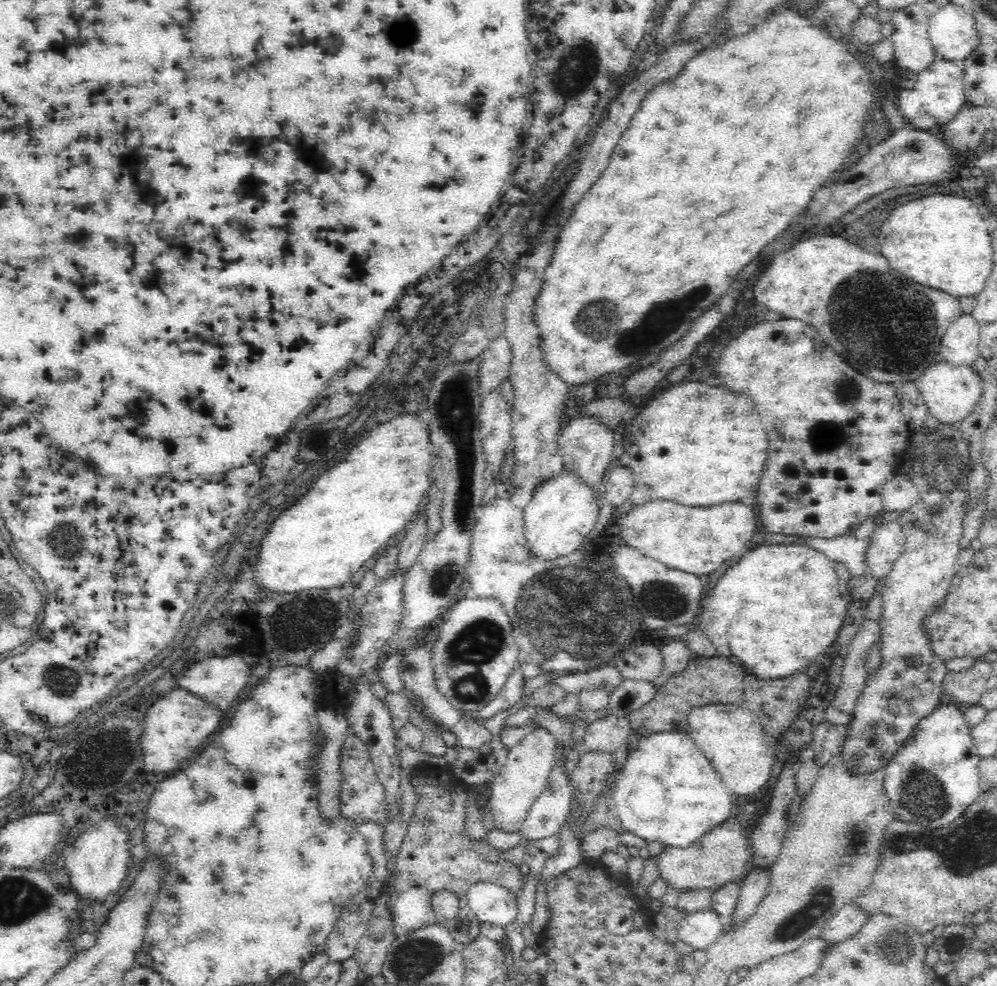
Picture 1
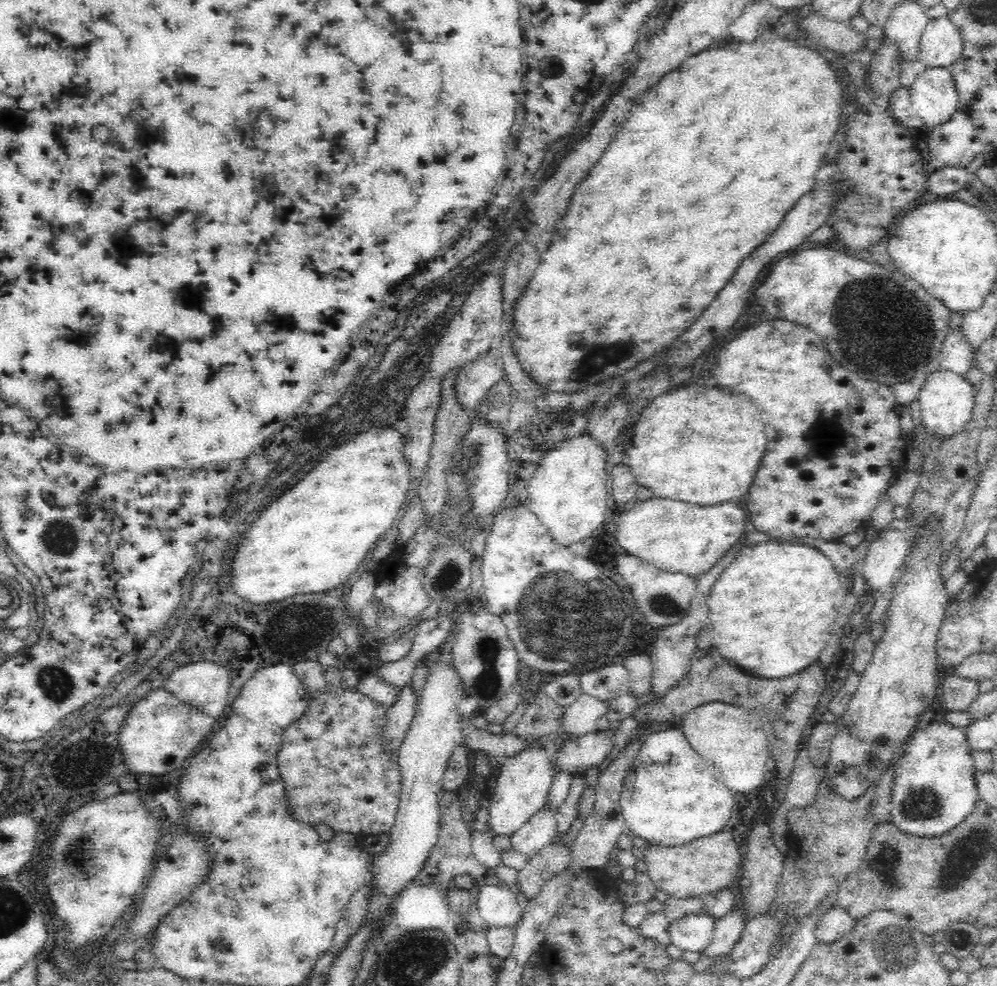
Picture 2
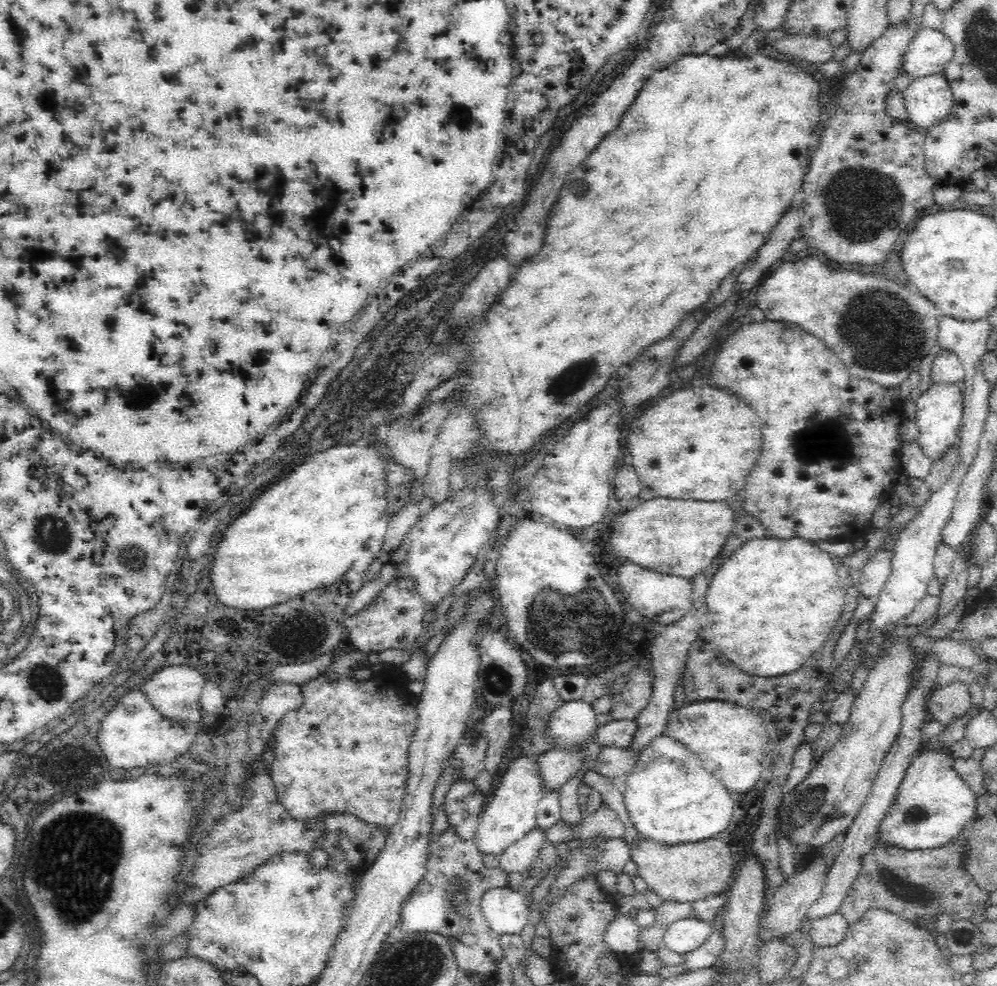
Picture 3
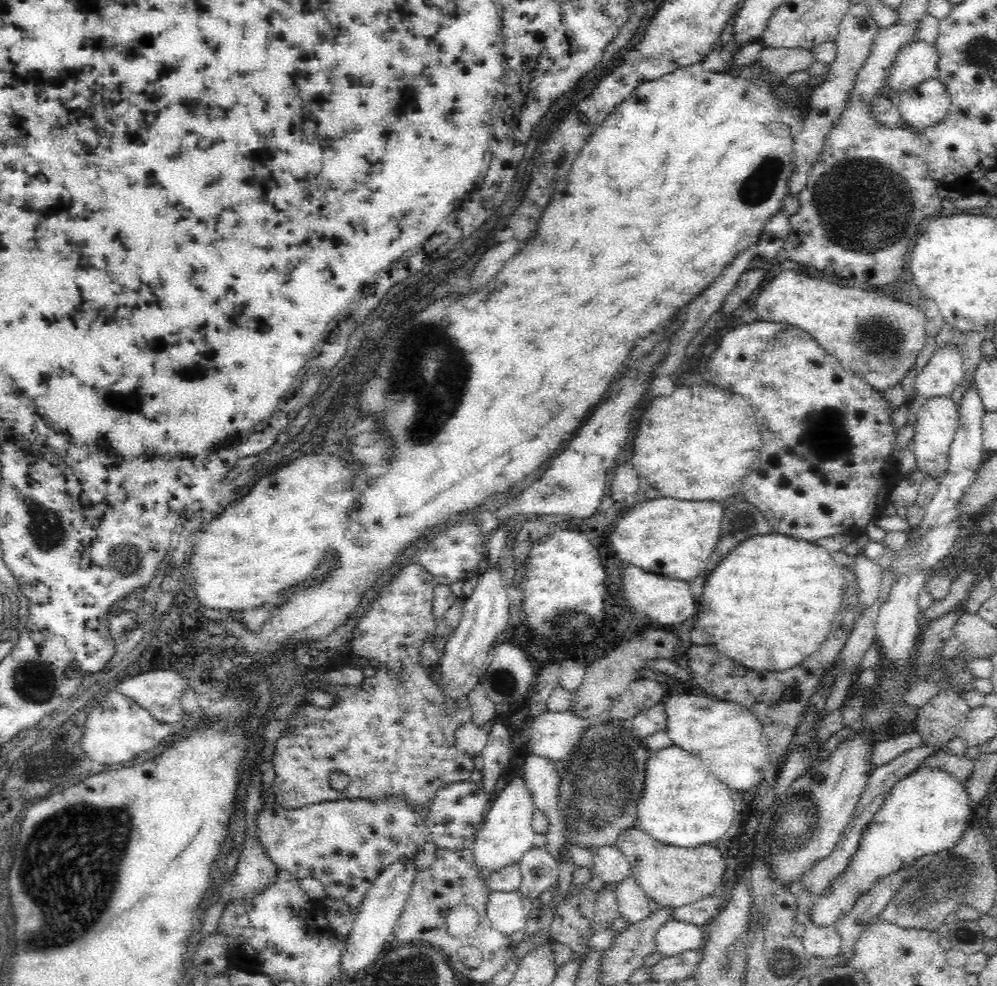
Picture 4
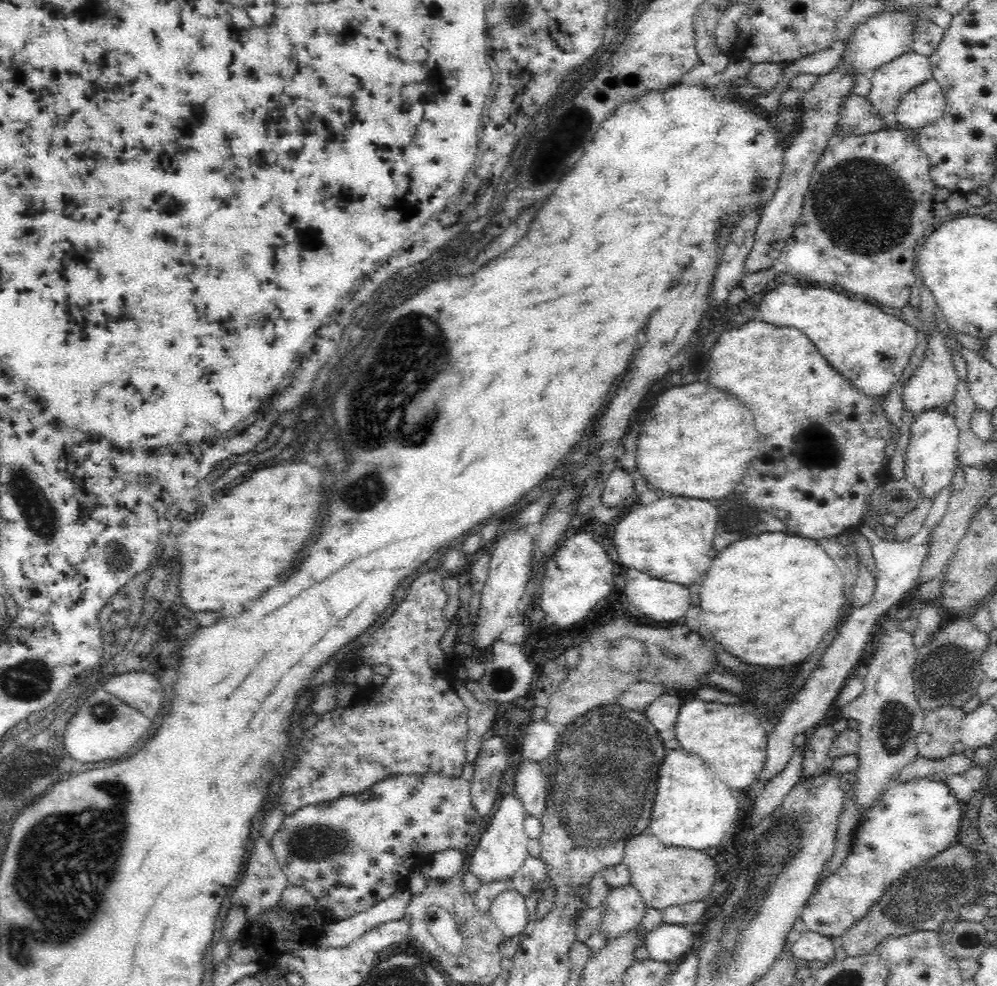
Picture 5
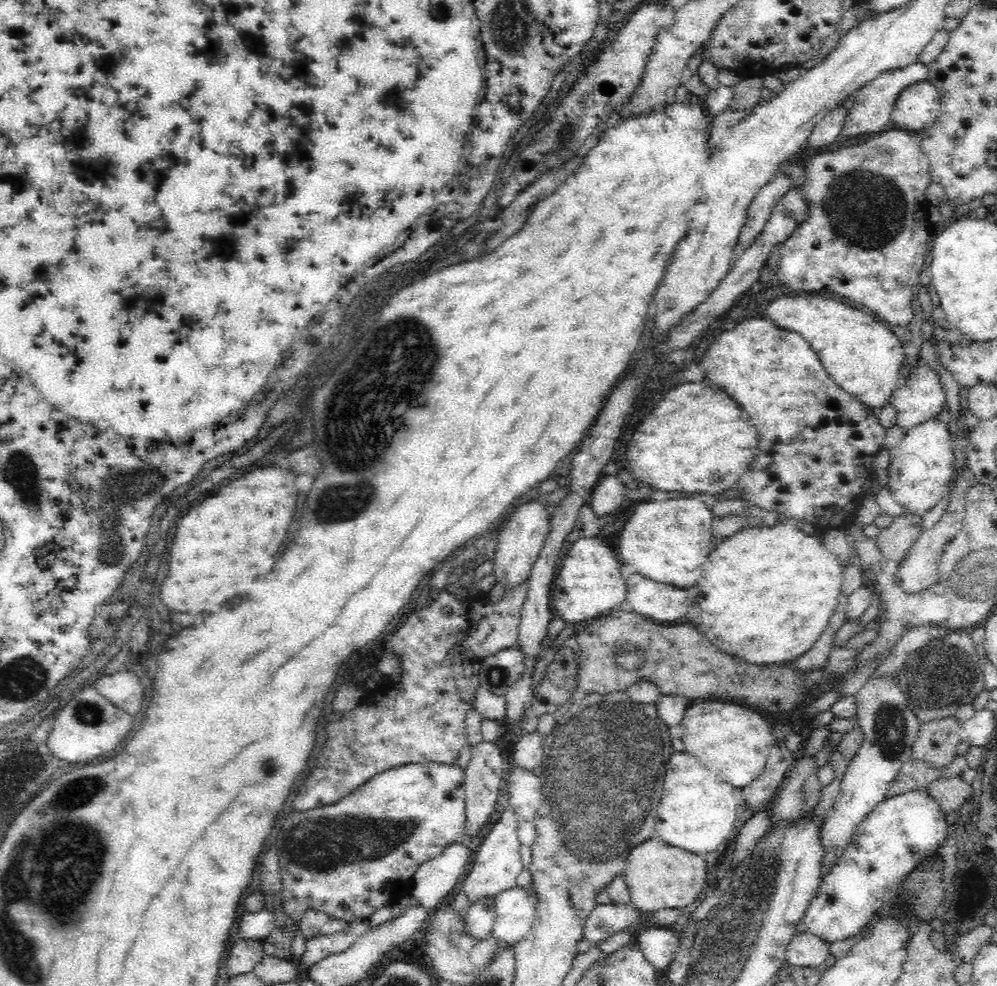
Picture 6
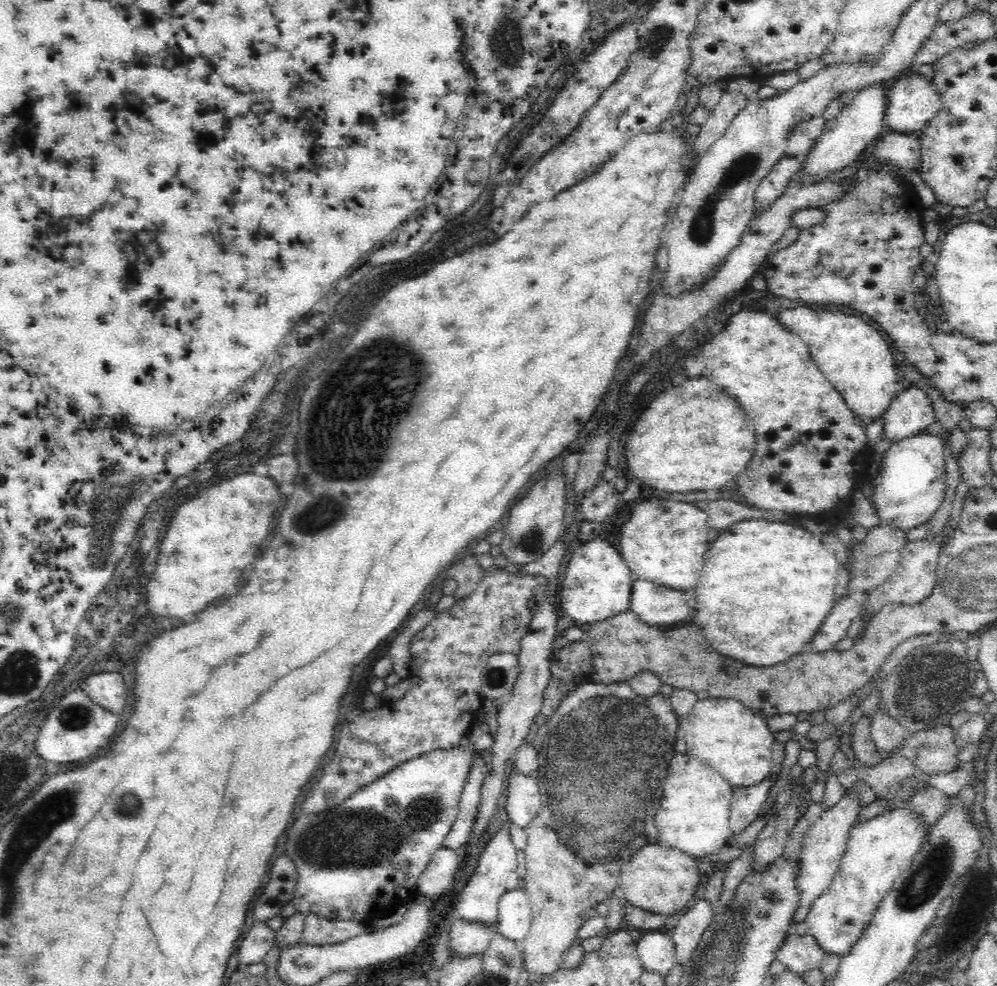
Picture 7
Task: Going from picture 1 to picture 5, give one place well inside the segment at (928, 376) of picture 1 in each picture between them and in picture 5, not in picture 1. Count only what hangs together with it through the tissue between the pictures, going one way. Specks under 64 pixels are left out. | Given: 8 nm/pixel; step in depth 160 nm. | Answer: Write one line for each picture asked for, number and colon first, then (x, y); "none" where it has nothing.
2: (946, 401)
3: (940, 410)
4: (937, 421)
5: (929, 459)

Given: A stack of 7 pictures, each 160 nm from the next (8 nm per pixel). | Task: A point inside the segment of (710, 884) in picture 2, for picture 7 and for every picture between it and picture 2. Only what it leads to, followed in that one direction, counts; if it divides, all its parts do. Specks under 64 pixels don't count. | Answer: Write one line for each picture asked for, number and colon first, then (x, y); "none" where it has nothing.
3: (686, 873)
4: (672, 876)
5: (666, 876)
6: (658, 876)
7: (661, 880)

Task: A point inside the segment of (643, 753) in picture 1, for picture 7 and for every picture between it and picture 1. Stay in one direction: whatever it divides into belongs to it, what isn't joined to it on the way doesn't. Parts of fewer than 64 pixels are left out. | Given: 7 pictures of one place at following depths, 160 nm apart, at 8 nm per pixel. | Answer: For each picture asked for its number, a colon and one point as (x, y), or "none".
2: (675, 799)
3: (670, 798)
4: (682, 804)
5: (692, 809)
6: (697, 812)
7: (694, 817)

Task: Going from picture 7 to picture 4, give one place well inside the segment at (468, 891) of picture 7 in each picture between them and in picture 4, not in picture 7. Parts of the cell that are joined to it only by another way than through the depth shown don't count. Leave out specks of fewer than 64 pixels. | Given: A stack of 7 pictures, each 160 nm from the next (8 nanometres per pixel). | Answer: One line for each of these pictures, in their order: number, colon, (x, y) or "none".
4: (507, 833)
5: (501, 851)
6: (497, 866)

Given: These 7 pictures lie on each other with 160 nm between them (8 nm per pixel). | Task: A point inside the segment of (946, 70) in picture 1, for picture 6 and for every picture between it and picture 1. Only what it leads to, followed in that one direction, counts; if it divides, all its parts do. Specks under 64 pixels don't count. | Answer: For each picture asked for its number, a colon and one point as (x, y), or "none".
2: (934, 96)
3: (929, 101)
4: (922, 106)
5: (921, 106)
6: (918, 106)

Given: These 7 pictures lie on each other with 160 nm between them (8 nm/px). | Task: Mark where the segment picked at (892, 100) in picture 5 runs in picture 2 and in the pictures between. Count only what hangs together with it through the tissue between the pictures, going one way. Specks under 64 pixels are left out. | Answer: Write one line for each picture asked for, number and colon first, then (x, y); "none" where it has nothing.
2: (941, 44)
3: (929, 50)
4: (916, 62)

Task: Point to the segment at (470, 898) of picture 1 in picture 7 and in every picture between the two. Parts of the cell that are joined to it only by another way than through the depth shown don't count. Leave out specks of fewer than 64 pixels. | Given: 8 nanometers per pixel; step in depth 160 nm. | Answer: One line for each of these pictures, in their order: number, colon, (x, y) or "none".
2: (498, 905)
3: (505, 911)
4: (504, 909)
5: (508, 910)
6: (514, 908)
7: (513, 920)

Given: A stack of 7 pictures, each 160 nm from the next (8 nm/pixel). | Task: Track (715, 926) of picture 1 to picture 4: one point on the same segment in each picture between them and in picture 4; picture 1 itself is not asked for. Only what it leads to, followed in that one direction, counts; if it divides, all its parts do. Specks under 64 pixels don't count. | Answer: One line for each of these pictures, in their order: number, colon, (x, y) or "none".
2: (693, 932)
3: (687, 934)
4: (675, 937)

